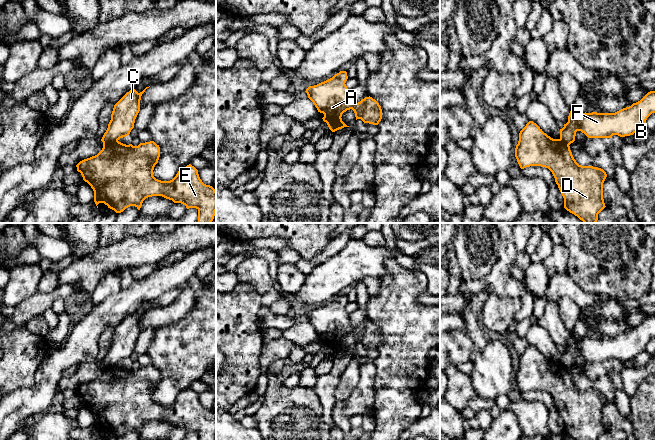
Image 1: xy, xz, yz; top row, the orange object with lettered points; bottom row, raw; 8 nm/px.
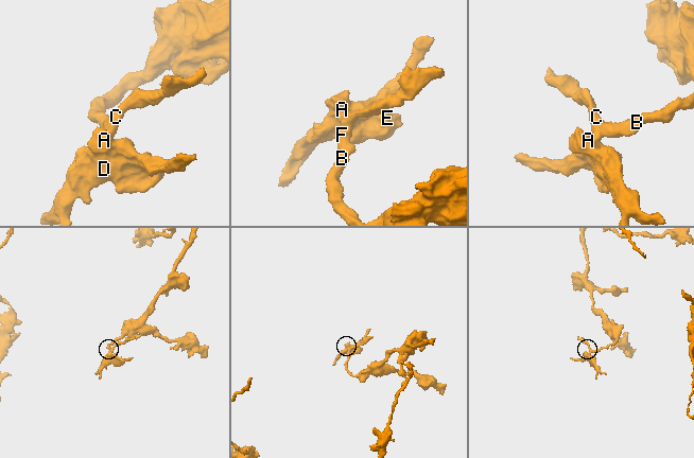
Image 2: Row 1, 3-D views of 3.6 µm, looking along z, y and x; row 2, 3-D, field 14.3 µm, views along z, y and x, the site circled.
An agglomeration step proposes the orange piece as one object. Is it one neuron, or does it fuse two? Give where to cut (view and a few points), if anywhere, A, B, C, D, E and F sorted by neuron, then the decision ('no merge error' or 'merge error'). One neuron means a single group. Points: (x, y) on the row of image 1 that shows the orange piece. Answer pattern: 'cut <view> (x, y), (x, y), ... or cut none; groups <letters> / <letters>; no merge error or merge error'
cut xy (117, 140), (103, 143); groups A D E / B C F; merge error

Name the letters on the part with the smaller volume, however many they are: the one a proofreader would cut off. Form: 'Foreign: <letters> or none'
Foreign: A, D, E

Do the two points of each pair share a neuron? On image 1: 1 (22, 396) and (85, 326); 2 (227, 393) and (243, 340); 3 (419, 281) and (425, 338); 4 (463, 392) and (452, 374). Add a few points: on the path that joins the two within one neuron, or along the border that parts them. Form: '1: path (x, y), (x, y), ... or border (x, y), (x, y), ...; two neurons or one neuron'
1: path (43, 388), (50, 381), (50, 371), (74, 347); one neuron
2: path (236, 380), (242, 367), (242, 353); one neuron
3: path (412, 295), (412, 324); one neuron
4: path (461, 388), (456, 378); one neuron

